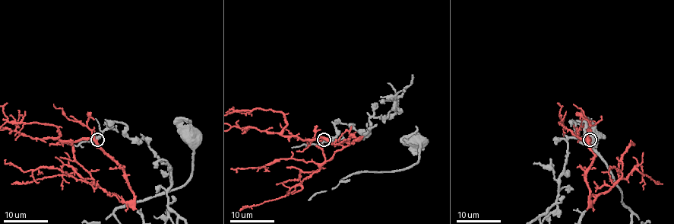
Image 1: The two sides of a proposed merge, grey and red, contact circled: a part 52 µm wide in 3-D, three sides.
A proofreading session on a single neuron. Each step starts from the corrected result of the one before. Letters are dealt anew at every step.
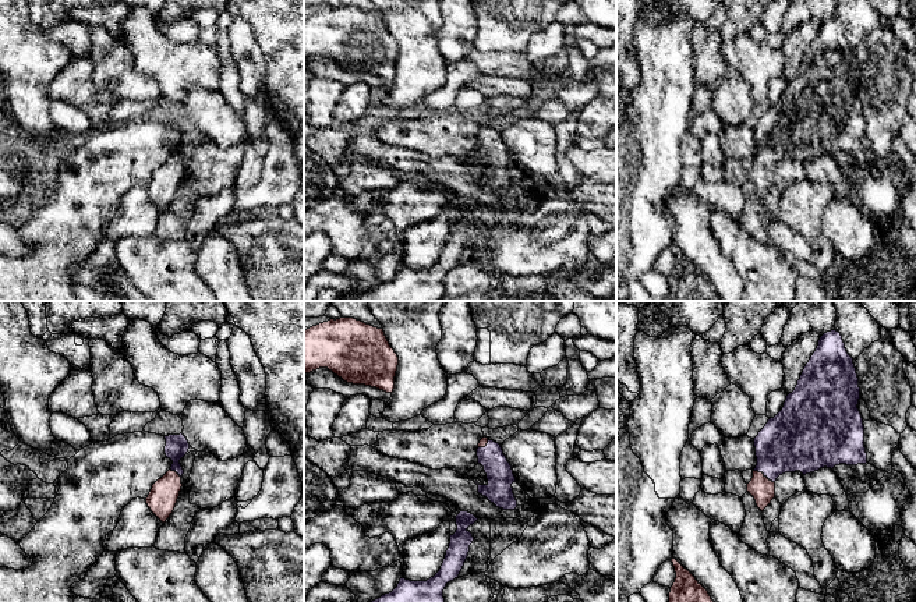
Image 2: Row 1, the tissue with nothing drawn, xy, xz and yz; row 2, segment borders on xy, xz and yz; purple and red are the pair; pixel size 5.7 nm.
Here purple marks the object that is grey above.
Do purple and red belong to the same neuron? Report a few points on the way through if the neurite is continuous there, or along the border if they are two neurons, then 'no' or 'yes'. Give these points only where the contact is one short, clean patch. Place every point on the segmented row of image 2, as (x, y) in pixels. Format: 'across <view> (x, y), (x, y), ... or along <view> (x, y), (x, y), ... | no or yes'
across yz (792, 441), (773, 460), (764, 474), (763, 489) | yes

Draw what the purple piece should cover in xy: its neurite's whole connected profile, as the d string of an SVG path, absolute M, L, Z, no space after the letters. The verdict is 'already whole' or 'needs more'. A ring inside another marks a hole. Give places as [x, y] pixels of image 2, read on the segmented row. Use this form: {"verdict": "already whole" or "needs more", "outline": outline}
{"verdict": "needs more", "outline": "M183 433L169 435L165 436L165 439L165 454L173 461L173 464L170 470L152 485L152 489L145 499L151 511L162 523L166 523L176 507L183 486L181 477L184 474L180 460L190 449L190 443Z"}

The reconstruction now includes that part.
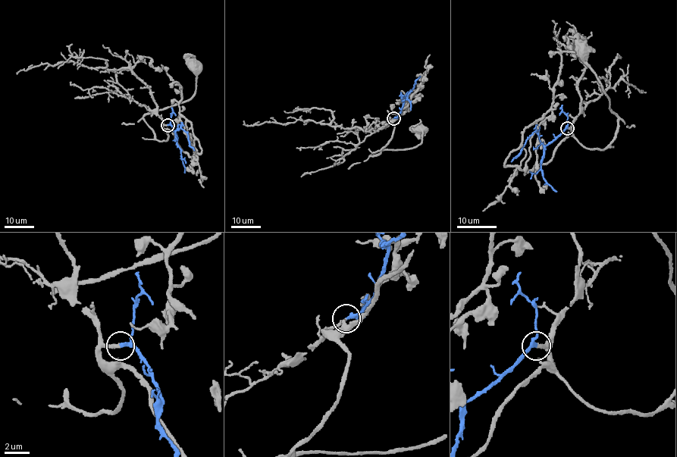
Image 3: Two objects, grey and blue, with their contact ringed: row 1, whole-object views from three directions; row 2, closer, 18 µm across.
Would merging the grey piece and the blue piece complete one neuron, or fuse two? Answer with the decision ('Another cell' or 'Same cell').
Same cell

